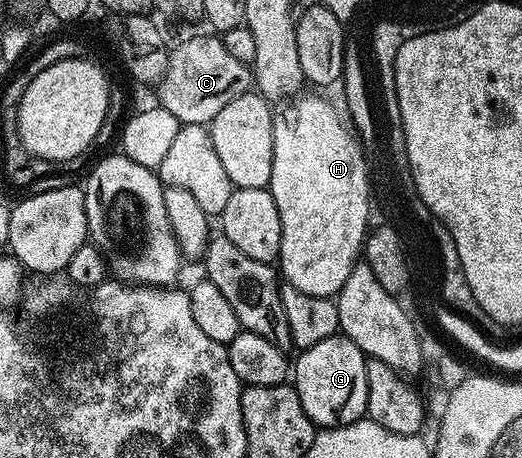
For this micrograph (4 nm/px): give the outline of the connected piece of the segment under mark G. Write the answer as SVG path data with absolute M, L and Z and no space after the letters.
M338 334L331 338L323 338L323 342L315 342L315 346L304 349L301 356L291 368L291 383L297 389L299 402L303 402L303 410L313 419L314 425L321 428L338 428L344 424L353 424L366 415L367 406L367 357L364 352L351 342L351 338Z

